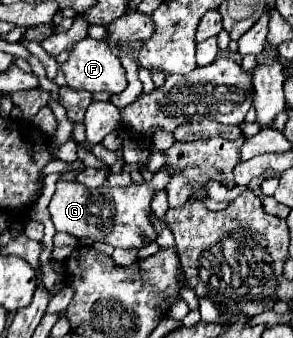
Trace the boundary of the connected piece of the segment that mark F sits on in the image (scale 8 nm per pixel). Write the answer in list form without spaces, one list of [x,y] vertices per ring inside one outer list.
[[[83,39],[79,41],[71,55],[69,61],[63,63],[63,73],[67,79],[67,85],[75,91],[83,89],[89,93],[97,93],[97,91],[109,91],[109,93],[121,93],[127,87],[127,79],[125,79],[125,69],[115,53],[115,49],[107,43],[107,41],[97,41],[97,39]]]

